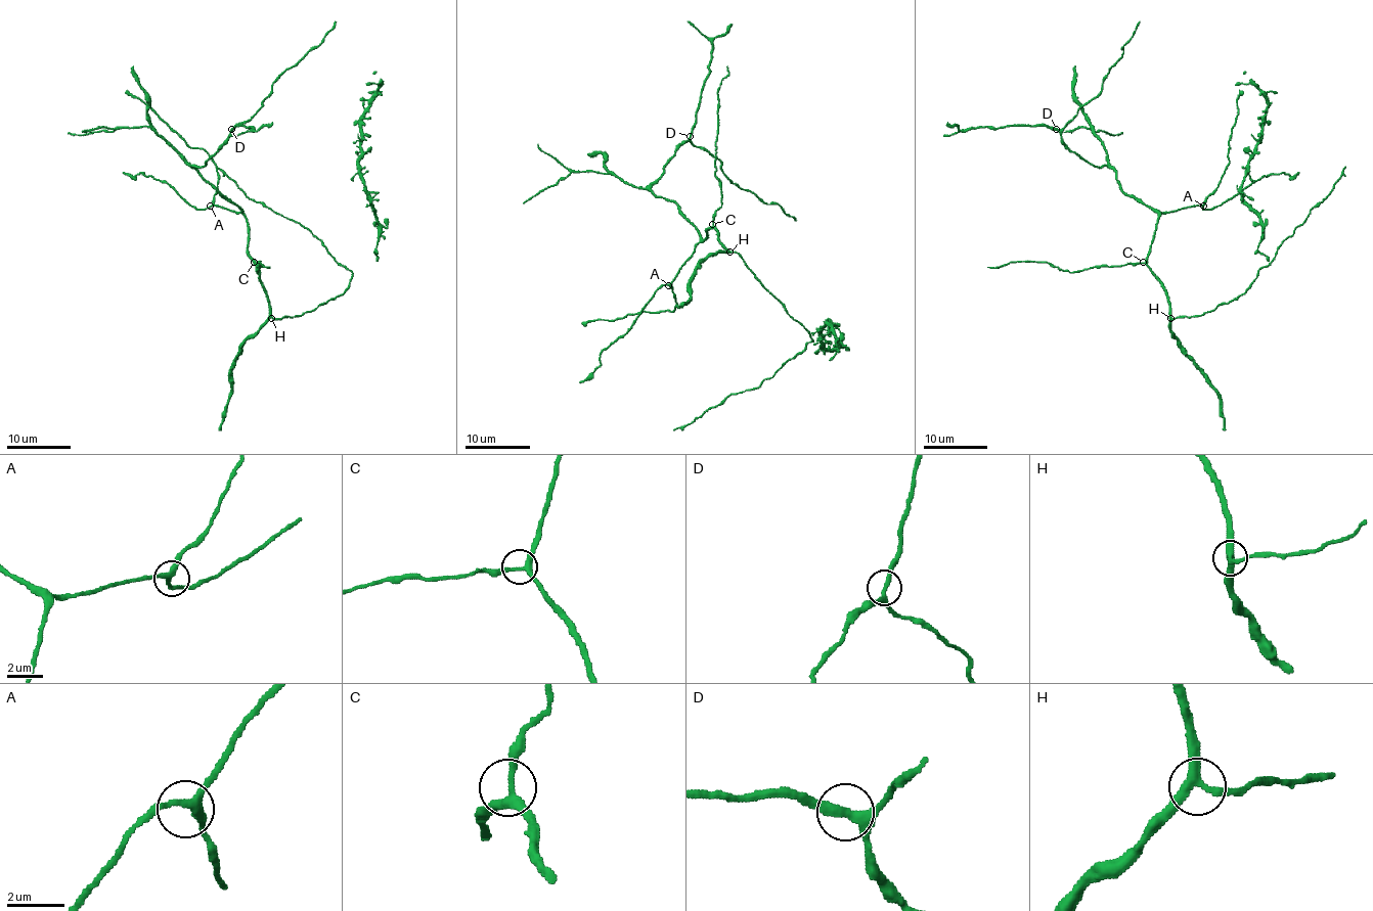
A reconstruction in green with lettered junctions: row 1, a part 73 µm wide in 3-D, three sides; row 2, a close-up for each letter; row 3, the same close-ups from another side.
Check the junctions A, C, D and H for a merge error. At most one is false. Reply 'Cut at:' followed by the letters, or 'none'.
Cut at: none

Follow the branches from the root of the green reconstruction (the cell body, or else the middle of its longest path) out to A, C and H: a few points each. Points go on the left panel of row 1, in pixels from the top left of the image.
A: (264, 285), (247, 249), (246, 217), (221, 206), (210, 206)
C: (264, 285), (260, 279), (260, 268), (254, 262)
H: (264, 285), (271, 318)

